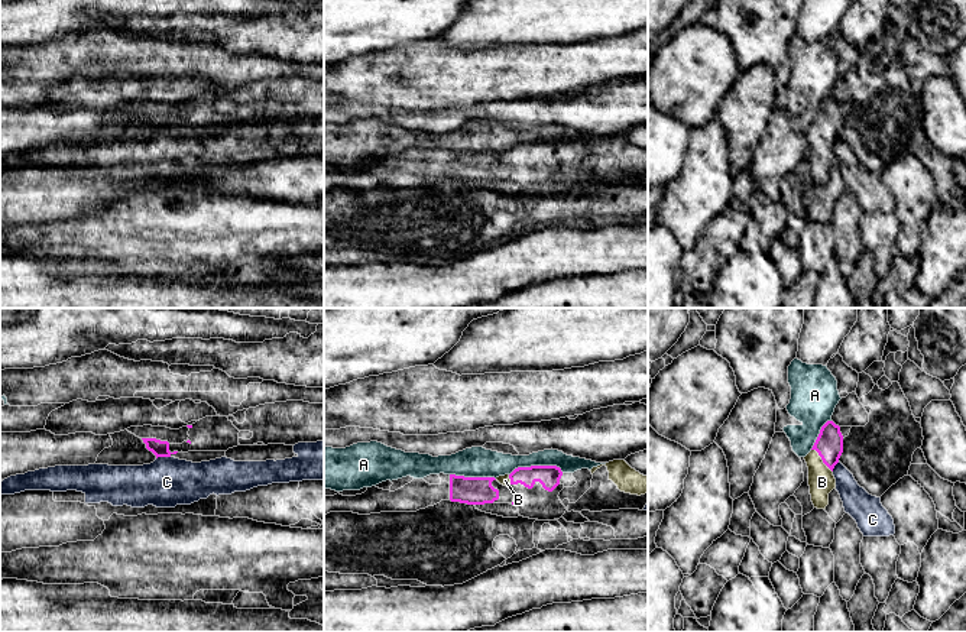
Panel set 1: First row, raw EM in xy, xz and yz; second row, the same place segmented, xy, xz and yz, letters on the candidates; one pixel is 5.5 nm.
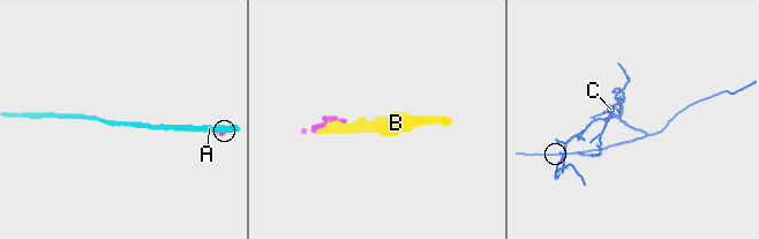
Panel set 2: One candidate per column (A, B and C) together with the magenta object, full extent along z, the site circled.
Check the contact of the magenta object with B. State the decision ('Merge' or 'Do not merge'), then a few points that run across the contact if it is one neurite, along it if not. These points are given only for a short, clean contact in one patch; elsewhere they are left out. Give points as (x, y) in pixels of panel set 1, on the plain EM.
Merge

